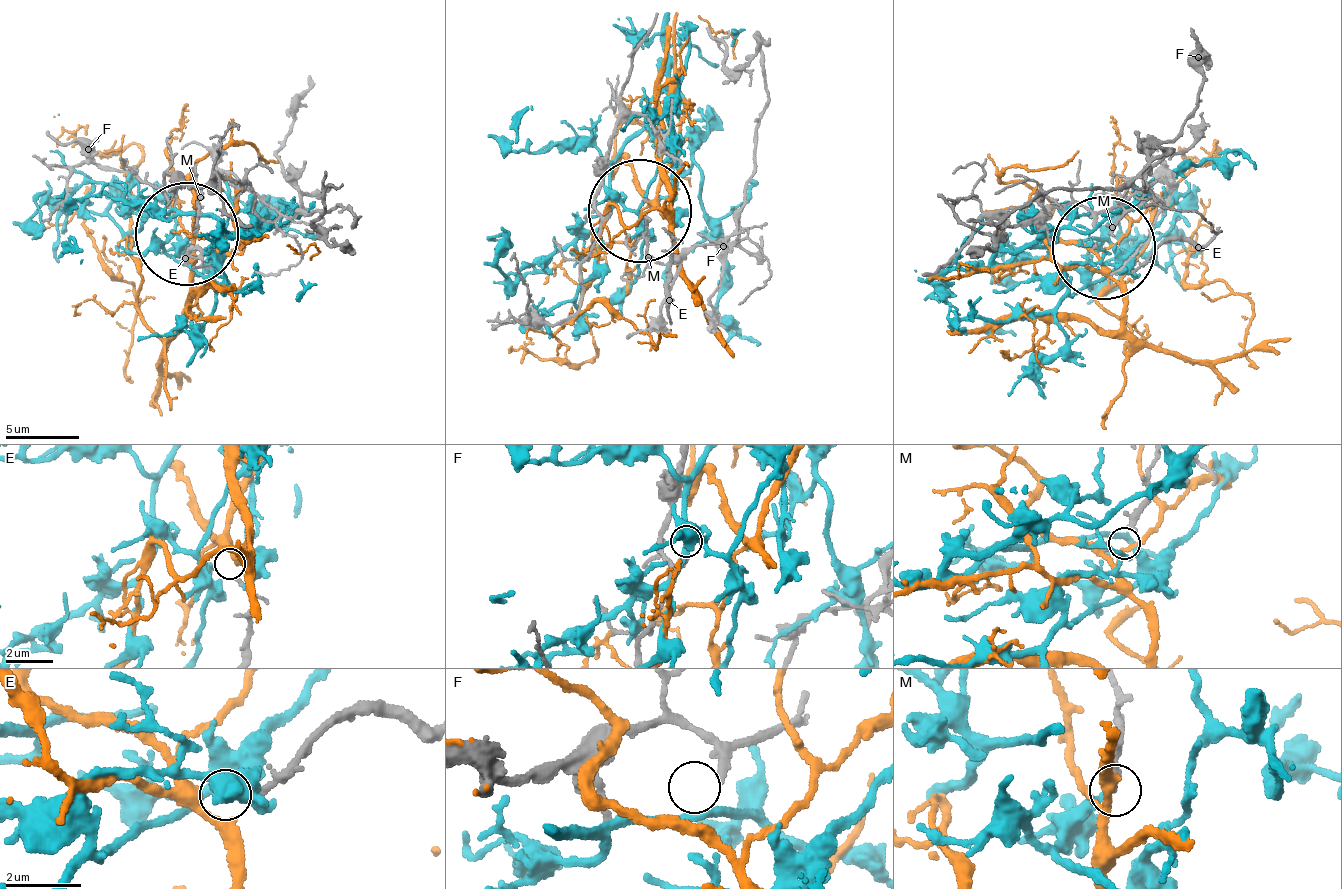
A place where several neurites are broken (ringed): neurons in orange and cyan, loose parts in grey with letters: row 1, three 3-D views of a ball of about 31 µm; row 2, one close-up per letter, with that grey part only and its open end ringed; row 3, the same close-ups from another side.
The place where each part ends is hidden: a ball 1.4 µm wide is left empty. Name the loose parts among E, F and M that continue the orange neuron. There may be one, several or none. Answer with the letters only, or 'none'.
E

